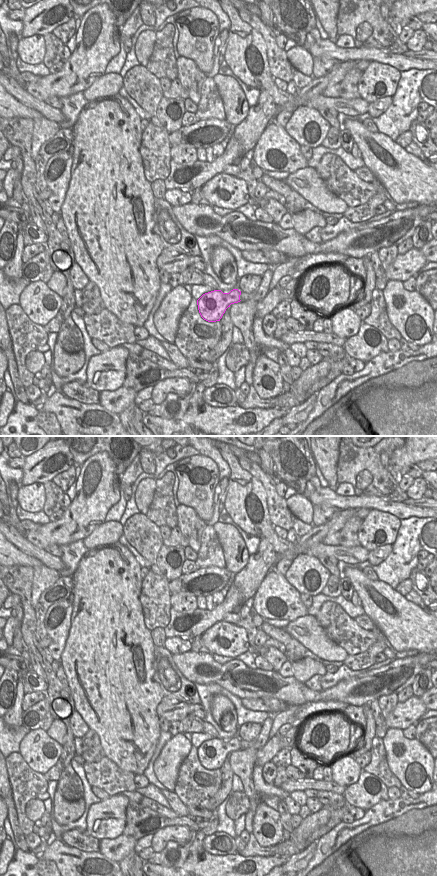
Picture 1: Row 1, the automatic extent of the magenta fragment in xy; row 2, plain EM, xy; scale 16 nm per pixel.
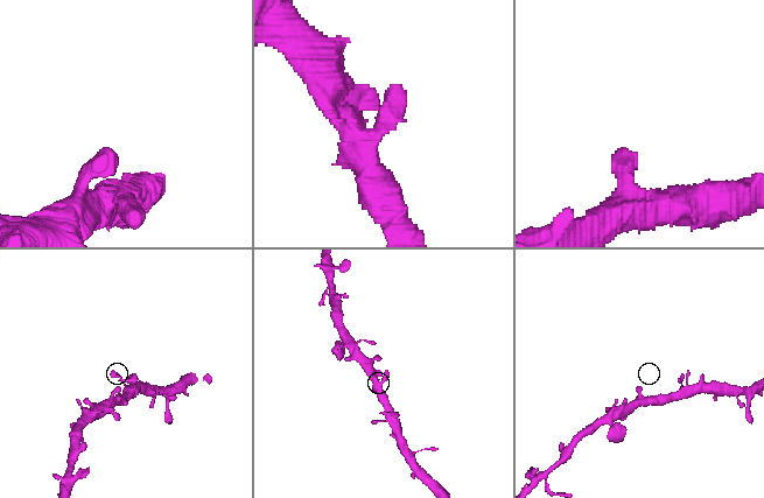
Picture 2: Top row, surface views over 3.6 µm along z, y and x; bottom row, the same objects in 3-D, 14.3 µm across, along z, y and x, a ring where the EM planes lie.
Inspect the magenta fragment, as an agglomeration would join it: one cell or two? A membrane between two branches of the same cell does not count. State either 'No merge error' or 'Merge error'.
No merge error

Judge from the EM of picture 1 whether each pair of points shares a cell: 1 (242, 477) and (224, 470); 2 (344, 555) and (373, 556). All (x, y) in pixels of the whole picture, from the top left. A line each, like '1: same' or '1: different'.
1: different
2: different

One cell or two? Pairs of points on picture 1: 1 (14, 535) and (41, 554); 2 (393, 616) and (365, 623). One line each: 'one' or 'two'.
1: one
2: two

